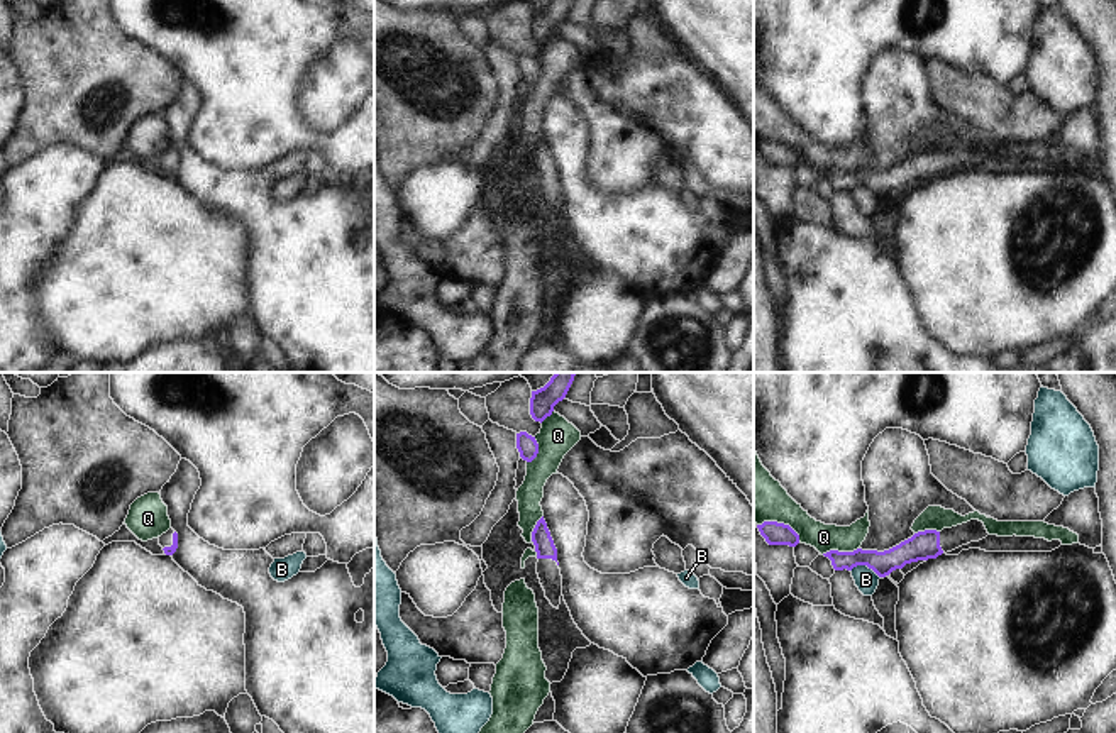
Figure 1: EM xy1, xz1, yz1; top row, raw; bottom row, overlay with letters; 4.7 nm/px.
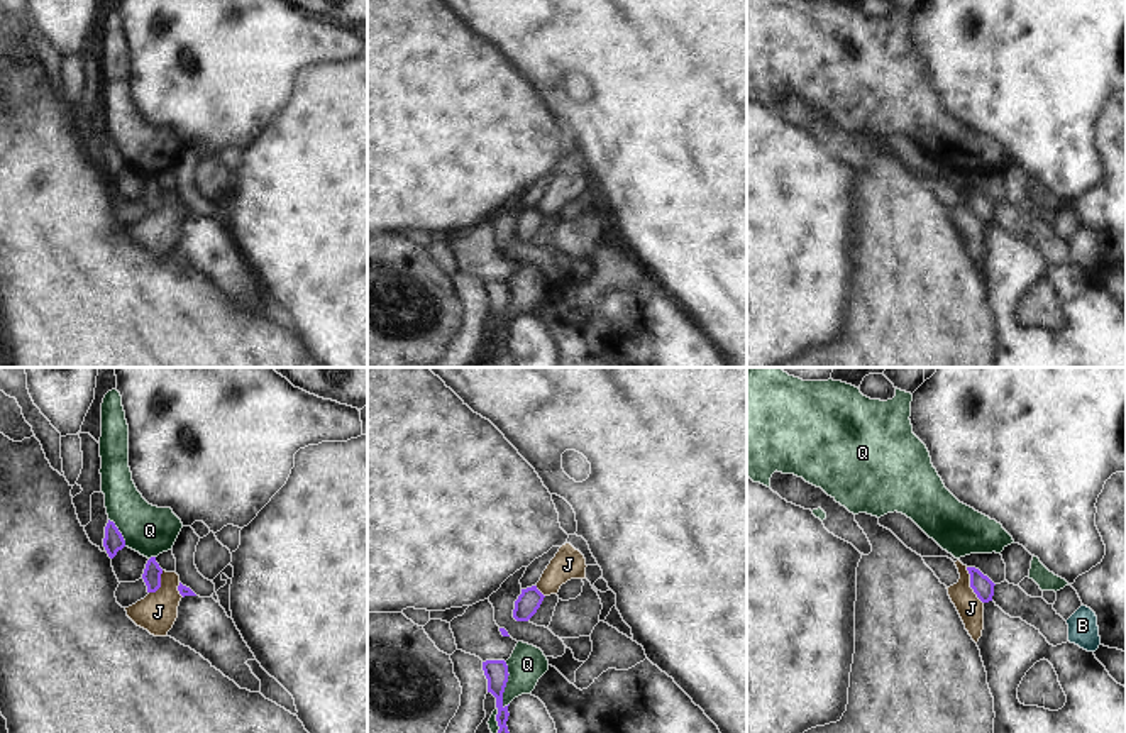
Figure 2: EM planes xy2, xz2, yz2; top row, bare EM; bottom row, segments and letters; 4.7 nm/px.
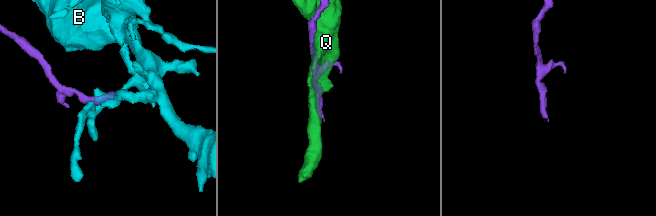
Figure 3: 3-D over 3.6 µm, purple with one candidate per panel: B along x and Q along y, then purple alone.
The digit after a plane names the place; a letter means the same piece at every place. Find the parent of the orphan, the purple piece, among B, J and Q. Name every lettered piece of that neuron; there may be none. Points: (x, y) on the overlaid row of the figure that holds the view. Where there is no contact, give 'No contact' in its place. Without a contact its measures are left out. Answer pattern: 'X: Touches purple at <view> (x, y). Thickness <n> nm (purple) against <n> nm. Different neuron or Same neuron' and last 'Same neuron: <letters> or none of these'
B: Touches purple at yz1 (866, 564). Thickness 120 nm (purple) against 110 nm. Different neuron
J: Touches purple at yz2 (971, 586). Thickness 100 nm (purple) against 120 nm. Different neuron
Q: Touches purple at xz2 (505, 686). Thickness 110 nm (purple) against 180 nm. Different neuron
Same neuron: none of these.

